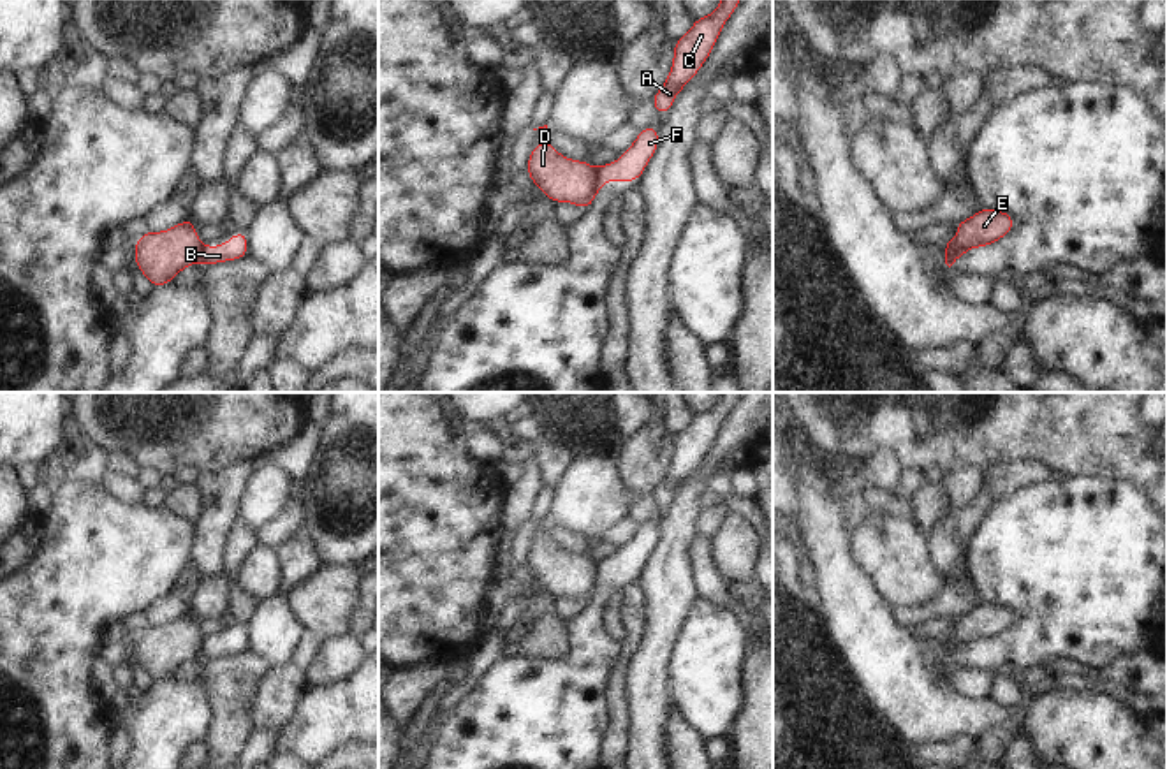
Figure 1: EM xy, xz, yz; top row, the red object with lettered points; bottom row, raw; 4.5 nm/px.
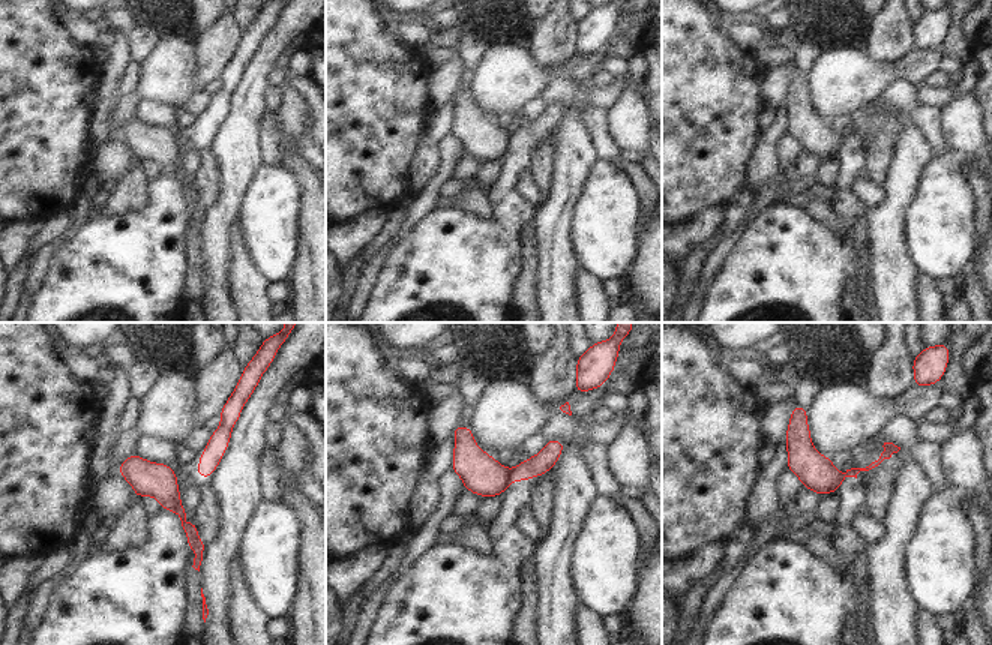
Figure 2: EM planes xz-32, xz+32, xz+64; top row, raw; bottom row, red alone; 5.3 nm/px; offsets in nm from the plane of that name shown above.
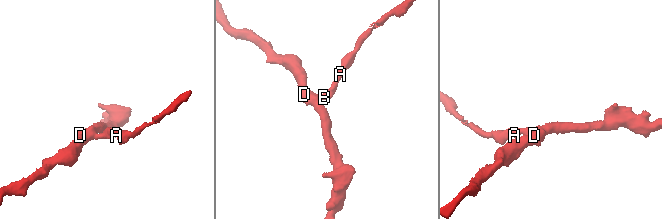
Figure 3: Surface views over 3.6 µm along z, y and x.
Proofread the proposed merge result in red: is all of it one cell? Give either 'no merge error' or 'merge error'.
merge error

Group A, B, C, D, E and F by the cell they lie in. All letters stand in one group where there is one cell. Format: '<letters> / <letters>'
A B C F / D E

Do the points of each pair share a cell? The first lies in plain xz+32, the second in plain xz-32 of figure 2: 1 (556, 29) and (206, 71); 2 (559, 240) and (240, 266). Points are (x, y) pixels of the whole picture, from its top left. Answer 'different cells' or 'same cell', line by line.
1: same cell
2: different cells

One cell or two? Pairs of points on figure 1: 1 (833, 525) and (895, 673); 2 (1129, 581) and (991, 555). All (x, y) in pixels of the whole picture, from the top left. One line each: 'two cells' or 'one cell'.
1: one cell
2: one cell

